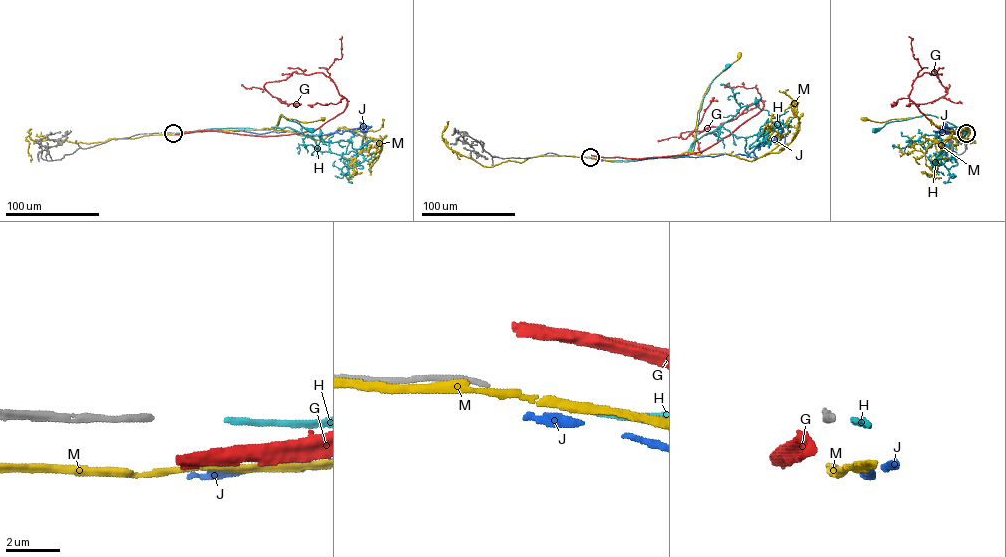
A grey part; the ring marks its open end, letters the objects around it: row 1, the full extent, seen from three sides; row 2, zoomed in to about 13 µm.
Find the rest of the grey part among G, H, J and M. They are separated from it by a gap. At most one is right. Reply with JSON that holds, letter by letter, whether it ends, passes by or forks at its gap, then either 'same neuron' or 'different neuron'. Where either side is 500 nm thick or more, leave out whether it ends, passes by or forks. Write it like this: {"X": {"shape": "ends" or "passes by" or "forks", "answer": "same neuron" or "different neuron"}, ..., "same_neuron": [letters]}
{"G": {"shape": "ends", "answer": "different neuron"}, "H": {"shape": "ends", "answer": "same neuron"}, "J": {"shape": "ends", "answer": "different neuron"}, "M": {"shape": "passes by", "answer": "different neuron"}, "same_neuron": ["H"]}

